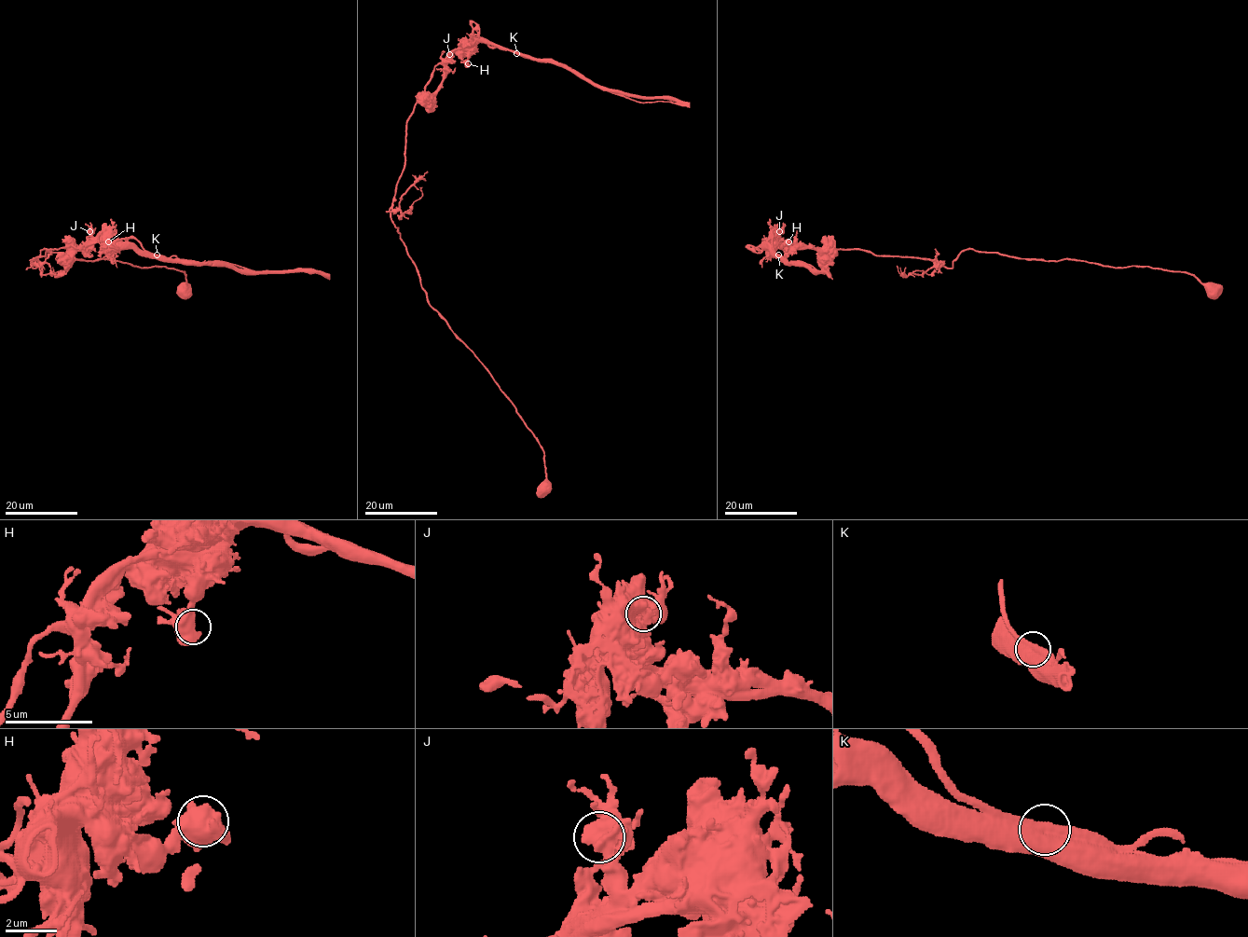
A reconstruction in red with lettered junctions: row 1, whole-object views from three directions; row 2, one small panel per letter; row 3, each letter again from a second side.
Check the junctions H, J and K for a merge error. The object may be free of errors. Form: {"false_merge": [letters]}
{"false_merge": ["K"]}

